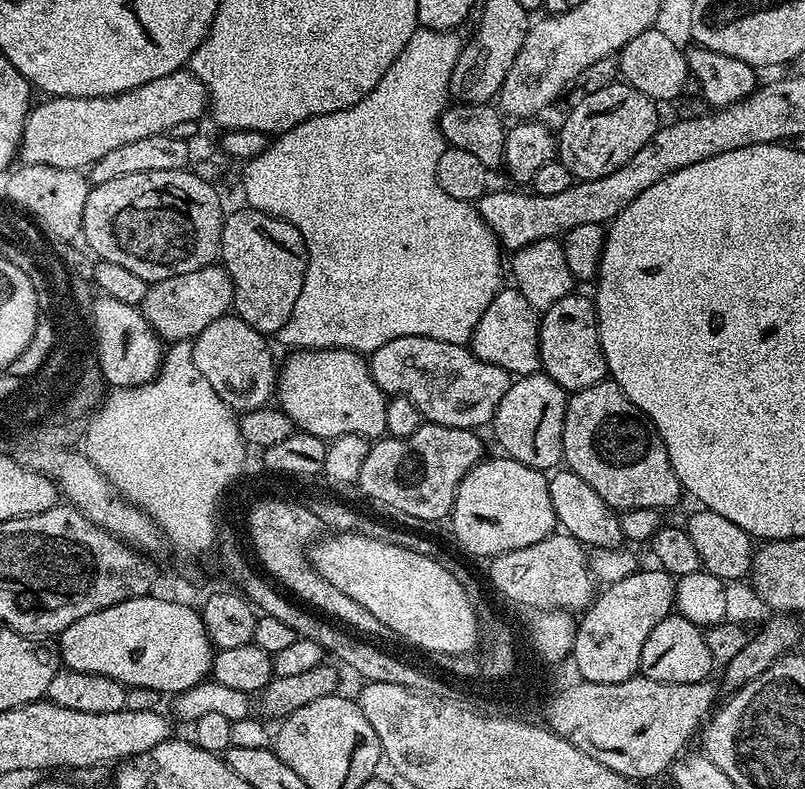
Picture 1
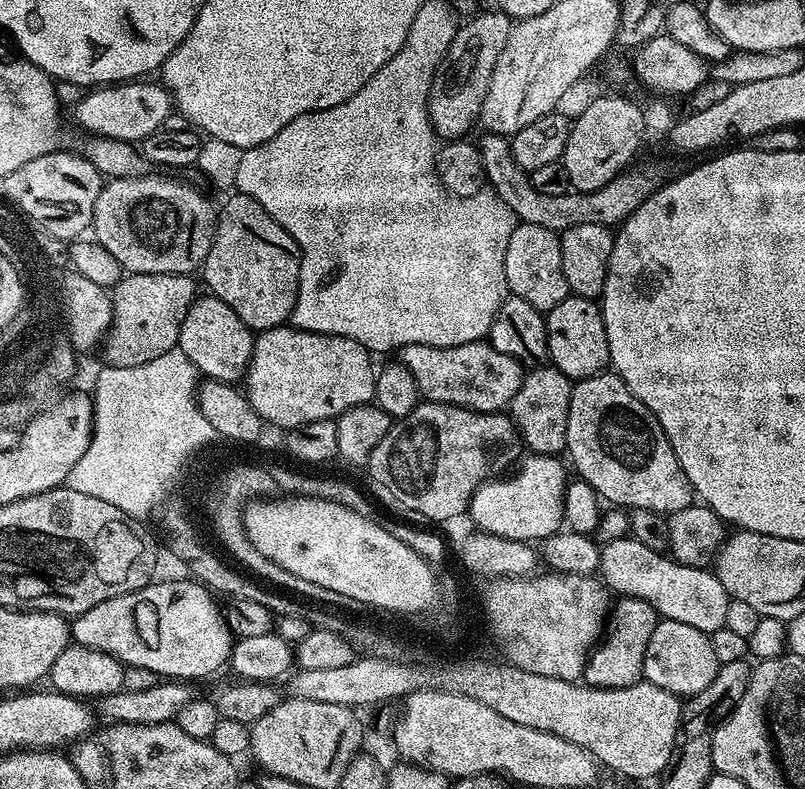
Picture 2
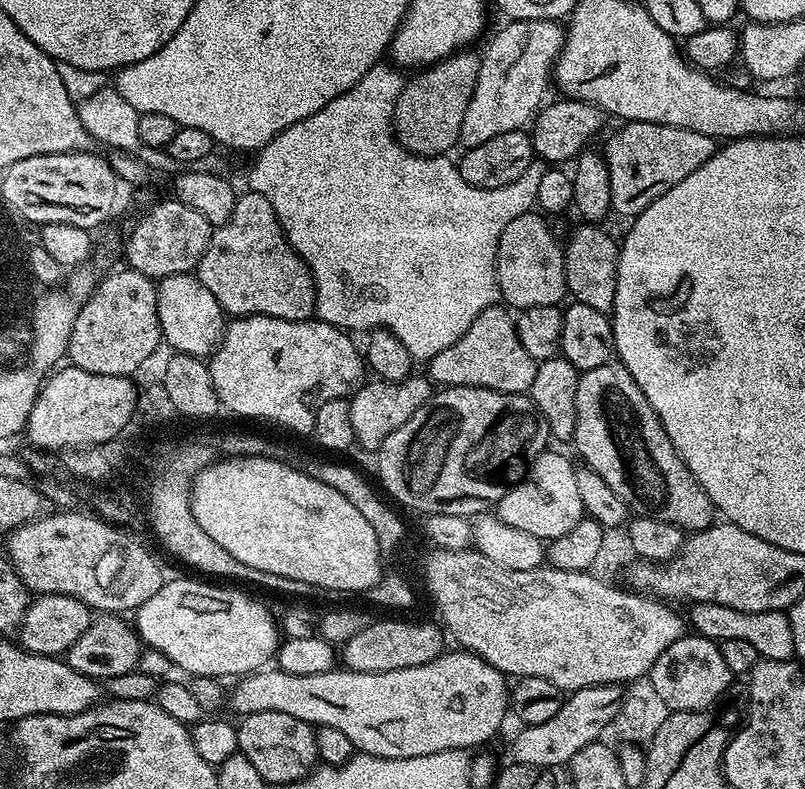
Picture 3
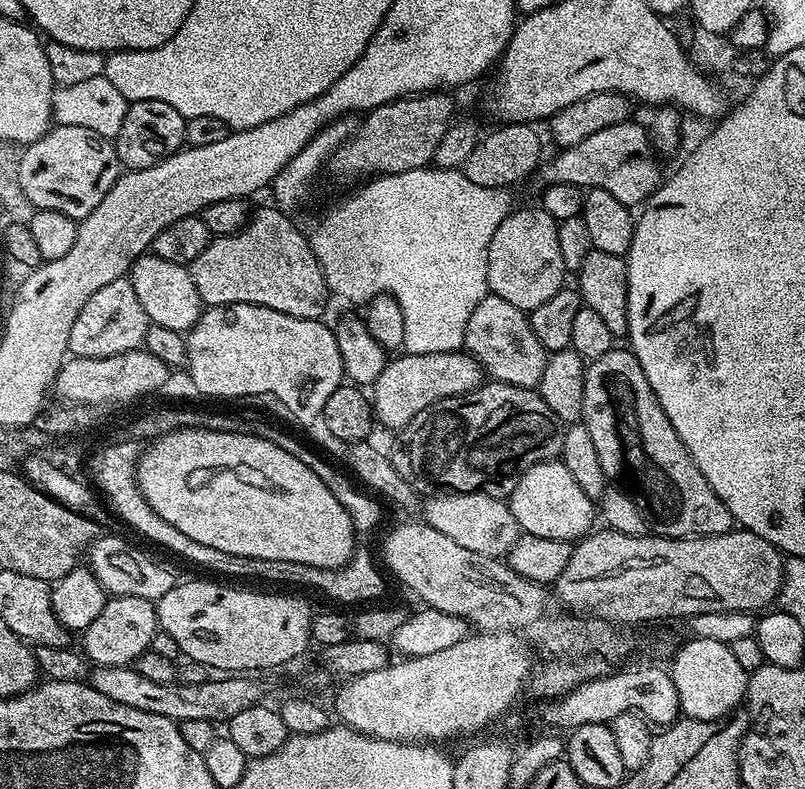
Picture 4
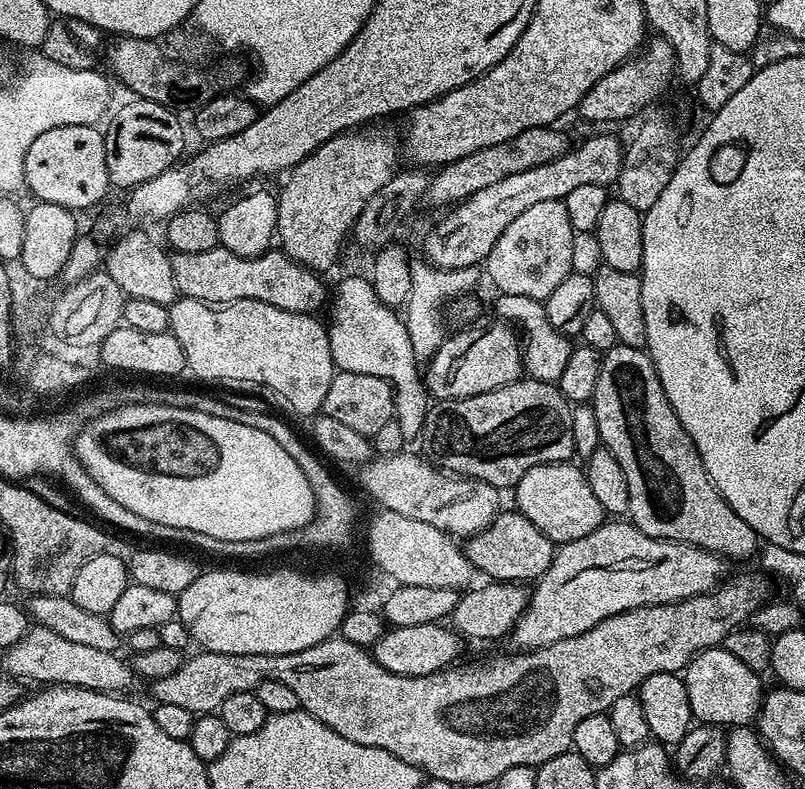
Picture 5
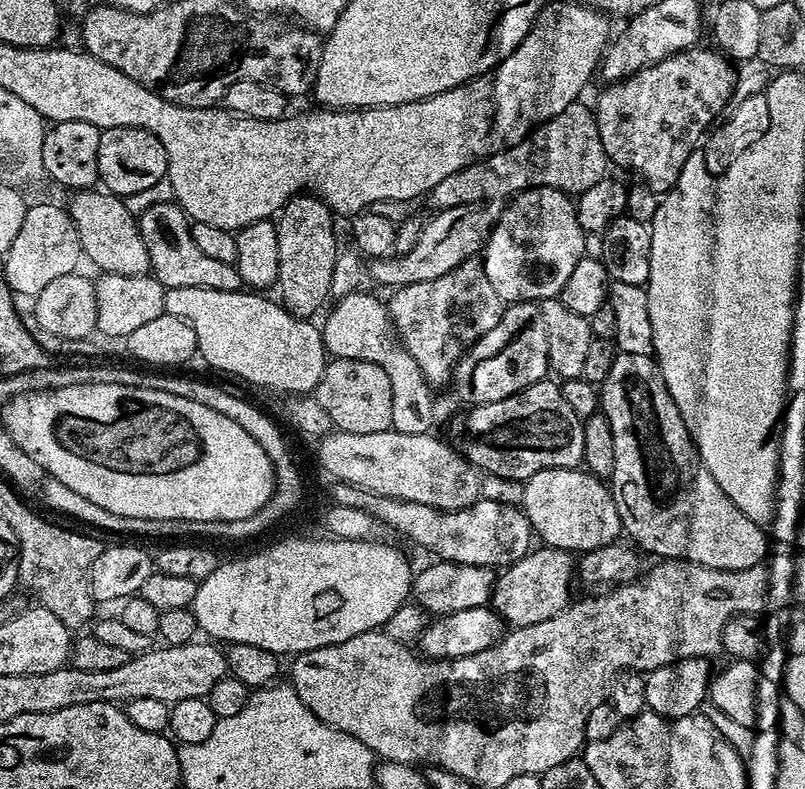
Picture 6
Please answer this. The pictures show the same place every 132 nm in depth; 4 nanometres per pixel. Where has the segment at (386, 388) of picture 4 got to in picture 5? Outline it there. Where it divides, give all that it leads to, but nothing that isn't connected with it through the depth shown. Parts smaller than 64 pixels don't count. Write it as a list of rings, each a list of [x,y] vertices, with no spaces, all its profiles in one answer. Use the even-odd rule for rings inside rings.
[[[496,322],[493,328],[485,332],[449,335],[432,359],[427,361],[422,377],[424,387],[428,389],[428,395],[433,401],[461,400],[512,384],[521,379],[523,372],[522,340],[517,329],[507,323]]]

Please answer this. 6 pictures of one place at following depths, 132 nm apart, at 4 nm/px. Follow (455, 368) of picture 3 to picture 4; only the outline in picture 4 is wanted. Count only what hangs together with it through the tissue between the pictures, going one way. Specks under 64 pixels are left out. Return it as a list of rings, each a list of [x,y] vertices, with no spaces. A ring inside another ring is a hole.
[[[486,295],[478,306],[474,306],[474,314],[470,314],[470,322],[466,322],[463,351],[474,357],[493,381],[535,389],[542,378],[542,370],[546,370],[549,353],[538,342],[538,334],[528,321],[529,313],[518,306],[510,306],[506,298]]]

